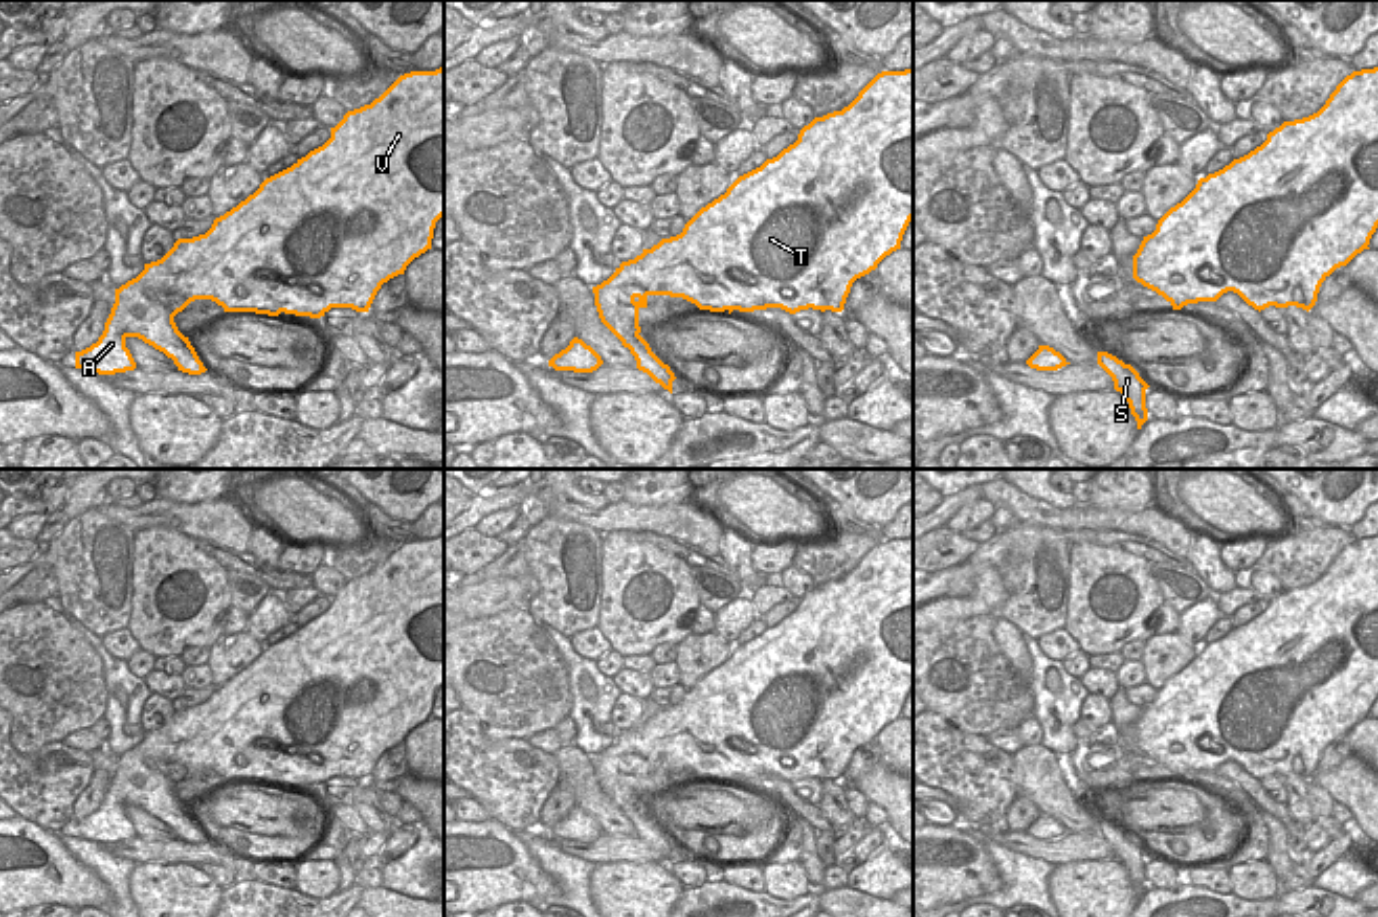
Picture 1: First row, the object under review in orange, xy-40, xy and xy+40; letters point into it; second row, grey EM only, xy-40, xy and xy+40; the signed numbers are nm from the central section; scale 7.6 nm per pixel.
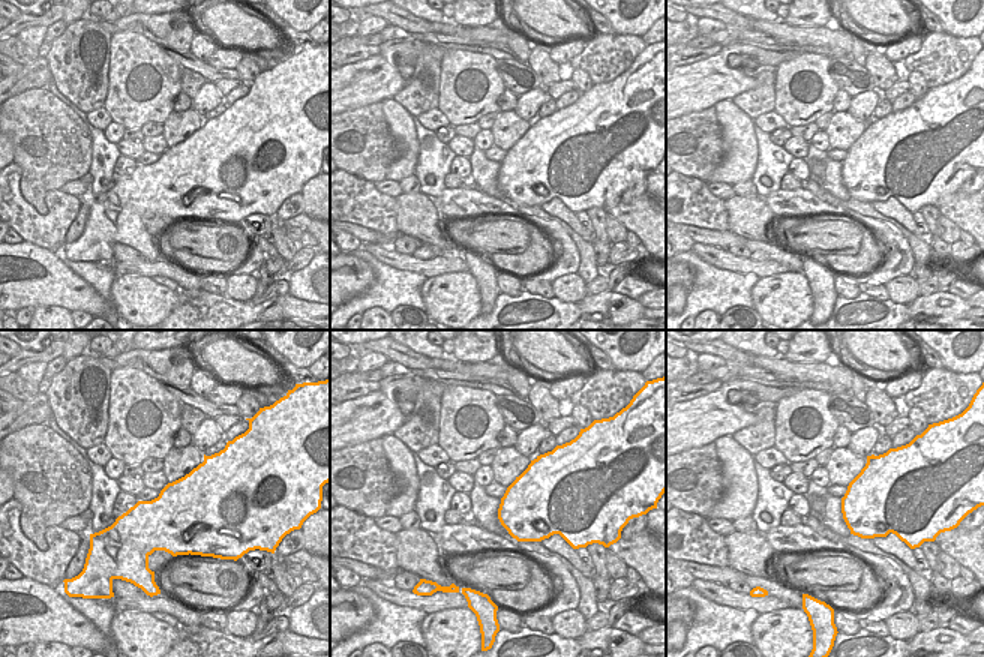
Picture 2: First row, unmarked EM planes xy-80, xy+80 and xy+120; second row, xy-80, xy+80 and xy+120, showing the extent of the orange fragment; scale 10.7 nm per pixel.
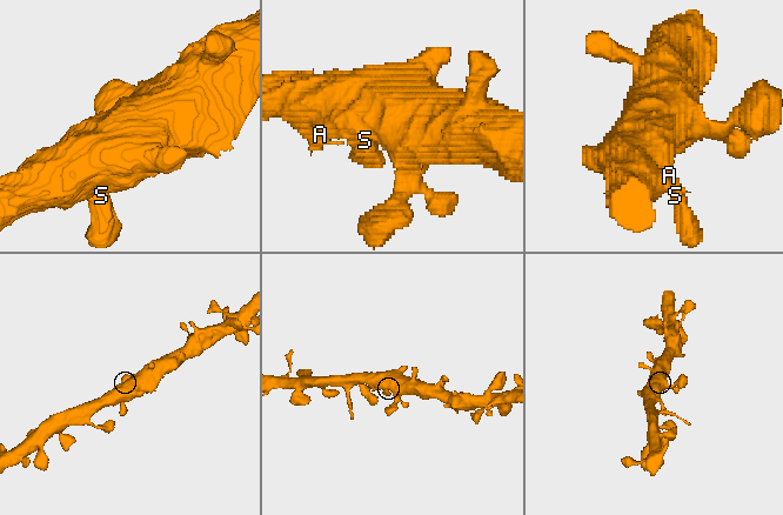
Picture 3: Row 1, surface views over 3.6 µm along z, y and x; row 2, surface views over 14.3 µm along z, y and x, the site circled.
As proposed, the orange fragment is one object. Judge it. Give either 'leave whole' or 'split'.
leave whole

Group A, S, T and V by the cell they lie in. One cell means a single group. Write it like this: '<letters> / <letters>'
A S T V

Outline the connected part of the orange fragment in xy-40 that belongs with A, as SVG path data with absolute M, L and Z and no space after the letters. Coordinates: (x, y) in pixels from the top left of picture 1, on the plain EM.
M444 536L400 544L371 574L348 580L323 616L216 687L205 703L178 708L161 729L145 733L136 747L115 758L105 800L96 812L75 821L75 837L98 844L134 840L126 808L138 806L172 827L178 840L205 842L174 791L195 768L212 768L224 781L268 785L320 787L331 777L369 781L381 754L431 718L442 685Z

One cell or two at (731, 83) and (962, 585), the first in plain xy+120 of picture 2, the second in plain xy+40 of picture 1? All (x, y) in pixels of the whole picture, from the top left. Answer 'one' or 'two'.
one

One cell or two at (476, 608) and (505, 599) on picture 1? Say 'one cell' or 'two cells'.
one cell

